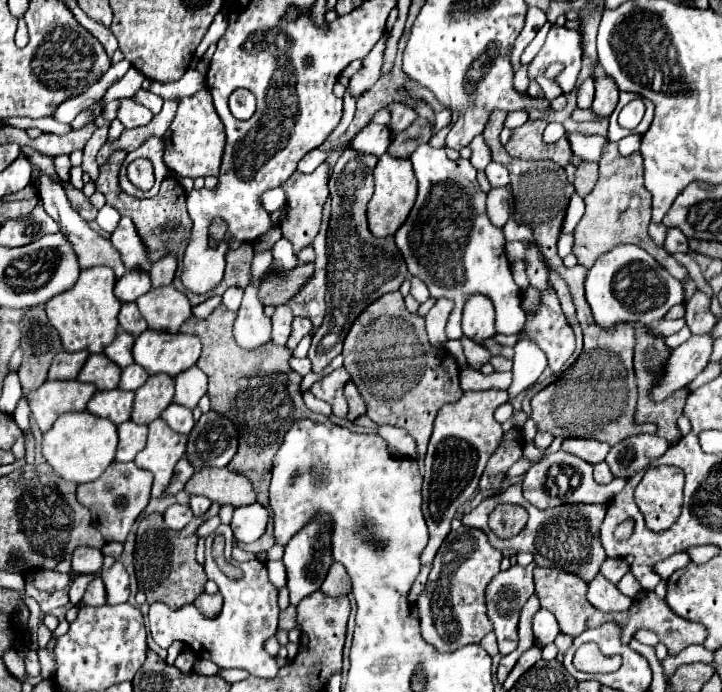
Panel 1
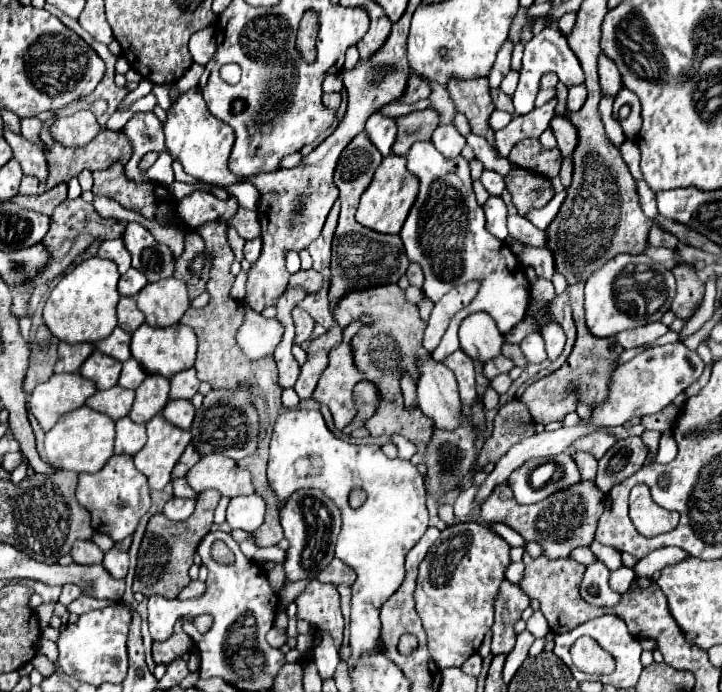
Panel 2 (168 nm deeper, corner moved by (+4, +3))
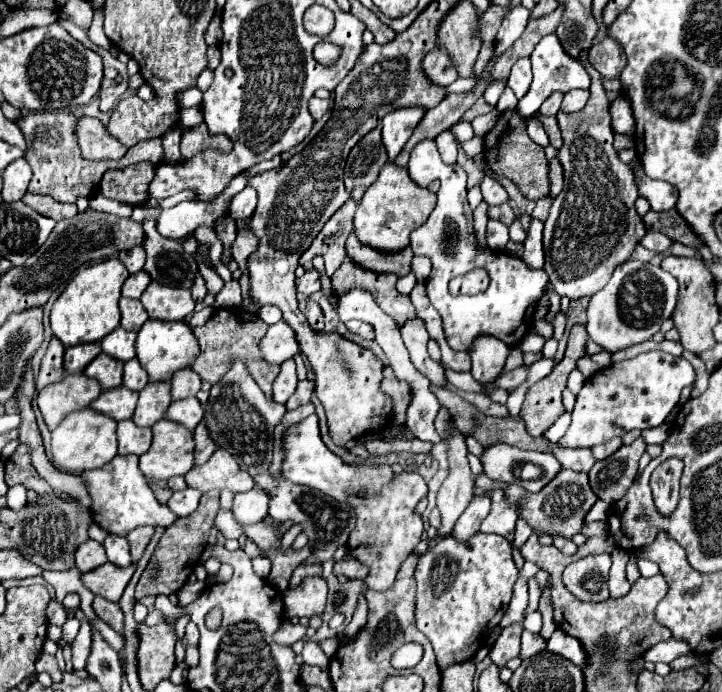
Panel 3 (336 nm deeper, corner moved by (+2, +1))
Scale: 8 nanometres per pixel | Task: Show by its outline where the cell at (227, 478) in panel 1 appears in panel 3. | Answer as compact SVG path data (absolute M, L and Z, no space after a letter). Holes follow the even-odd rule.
M216 449L214 455L204 465L196 465L186 473L186 483L192 489L202 493L210 489L230 489L234 493L250 491L254 487L252 477L248 471L242 471L224 449Z

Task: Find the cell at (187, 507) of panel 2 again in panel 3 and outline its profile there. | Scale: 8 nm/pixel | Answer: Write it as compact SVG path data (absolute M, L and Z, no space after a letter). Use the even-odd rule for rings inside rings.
M184 489L184 491L178 491L170 497L168 501L168 507L178 515L178 517L186 517L190 515L196 507L198 507L198 501L200 501L200 491L196 489Z

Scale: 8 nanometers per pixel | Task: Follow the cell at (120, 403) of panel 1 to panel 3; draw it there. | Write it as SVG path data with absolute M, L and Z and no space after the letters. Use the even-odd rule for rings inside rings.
M122 385L122 387L102 391L100 397L96 401L92 401L90 407L98 413L112 417L114 421L124 421L124 419L130 419L134 415L136 401L138 401L138 393L130 391Z

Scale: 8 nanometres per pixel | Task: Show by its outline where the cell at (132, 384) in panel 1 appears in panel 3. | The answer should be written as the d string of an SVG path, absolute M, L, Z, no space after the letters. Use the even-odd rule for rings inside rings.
M130 359L124 363L124 387L132 389L132 391L140 391L144 389L148 383L148 375L142 369L142 365L138 363L138 359Z

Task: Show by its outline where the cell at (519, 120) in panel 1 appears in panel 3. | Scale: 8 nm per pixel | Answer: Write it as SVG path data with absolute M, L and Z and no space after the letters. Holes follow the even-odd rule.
M490 111L488 115L482 115L482 117L476 117L474 121L472 121L472 129L474 129L474 133L478 135L478 137L482 137L482 135L486 135L488 131L490 131L490 127L496 123L496 119L498 119L498 111Z

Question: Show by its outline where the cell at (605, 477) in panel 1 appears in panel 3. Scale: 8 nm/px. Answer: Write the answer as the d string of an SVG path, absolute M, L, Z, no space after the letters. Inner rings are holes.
M549 442L548 448L552 450L552 453L562 463L562 467L566 469L572 469L572 471L582 471L582 473L588 473L592 469L592 465L596 463L594 455L590 449L570 449L560 448L558 445Z

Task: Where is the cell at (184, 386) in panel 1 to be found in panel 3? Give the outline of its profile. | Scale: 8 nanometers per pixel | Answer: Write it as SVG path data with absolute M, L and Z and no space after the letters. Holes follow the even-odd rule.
M180 369L172 375L172 399L192 397L200 391L200 377L192 369Z

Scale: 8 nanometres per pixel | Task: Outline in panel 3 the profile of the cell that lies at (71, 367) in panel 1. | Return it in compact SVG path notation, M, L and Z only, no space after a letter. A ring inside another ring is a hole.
M98 341L96 343L82 343L82 345L68 347L66 355L64 355L66 373L80 373L80 371L84 371L84 367L100 353L102 353L102 349L100 349Z

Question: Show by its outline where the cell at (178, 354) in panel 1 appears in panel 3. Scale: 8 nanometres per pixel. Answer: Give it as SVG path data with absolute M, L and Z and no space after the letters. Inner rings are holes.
M146 321L138 331L136 353L140 365L148 371L150 381L170 381L174 371L190 367L198 357L198 339L184 321Z

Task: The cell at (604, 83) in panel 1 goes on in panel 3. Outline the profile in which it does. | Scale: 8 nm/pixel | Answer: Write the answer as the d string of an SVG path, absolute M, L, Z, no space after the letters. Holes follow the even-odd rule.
M606 35L600 43L592 45L592 49L588 53L588 61L606 79L620 77L622 67L626 65L622 47L610 35Z

